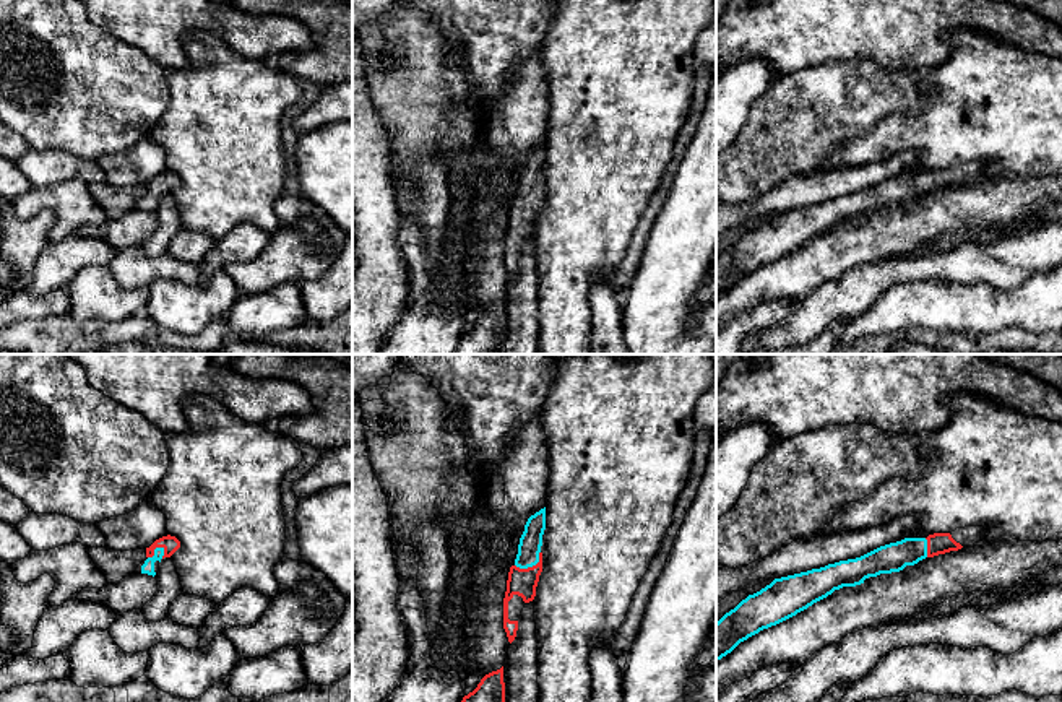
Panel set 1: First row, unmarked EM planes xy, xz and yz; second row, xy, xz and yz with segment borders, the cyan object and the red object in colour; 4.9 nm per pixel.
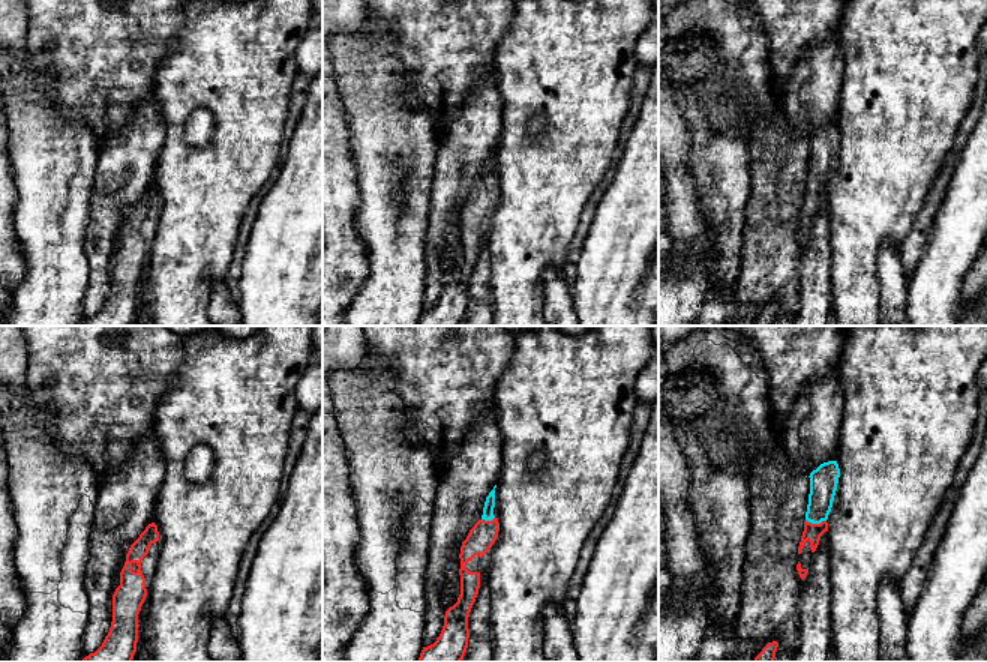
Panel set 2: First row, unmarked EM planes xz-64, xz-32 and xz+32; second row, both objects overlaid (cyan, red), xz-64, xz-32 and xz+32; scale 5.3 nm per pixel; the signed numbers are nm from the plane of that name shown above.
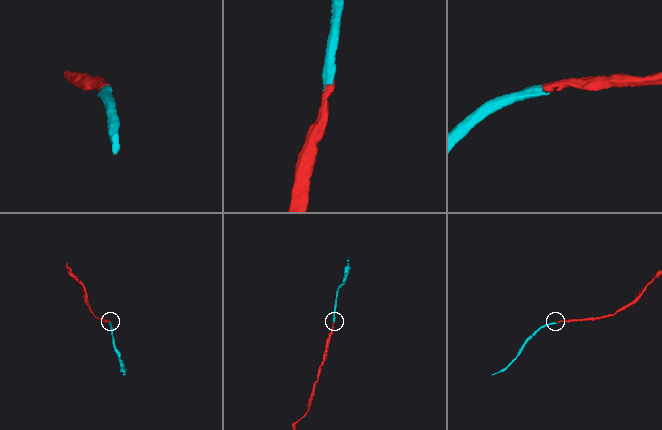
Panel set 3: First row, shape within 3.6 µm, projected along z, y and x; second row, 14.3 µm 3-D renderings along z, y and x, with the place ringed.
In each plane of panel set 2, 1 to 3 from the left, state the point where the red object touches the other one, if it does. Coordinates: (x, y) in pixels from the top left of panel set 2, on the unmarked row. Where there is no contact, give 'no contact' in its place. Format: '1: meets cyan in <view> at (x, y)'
1: no contact
2: meets cyan in xz-32 at (488, 183)
3: meets cyan in xz+32 at (816, 186)

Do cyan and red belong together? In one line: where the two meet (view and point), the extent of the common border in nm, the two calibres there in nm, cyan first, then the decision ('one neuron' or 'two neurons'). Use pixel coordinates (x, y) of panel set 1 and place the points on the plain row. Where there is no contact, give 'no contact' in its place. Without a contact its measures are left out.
contact xz (531, 202); length 150 nm; calibres 110 and 140 nm; one neuron

